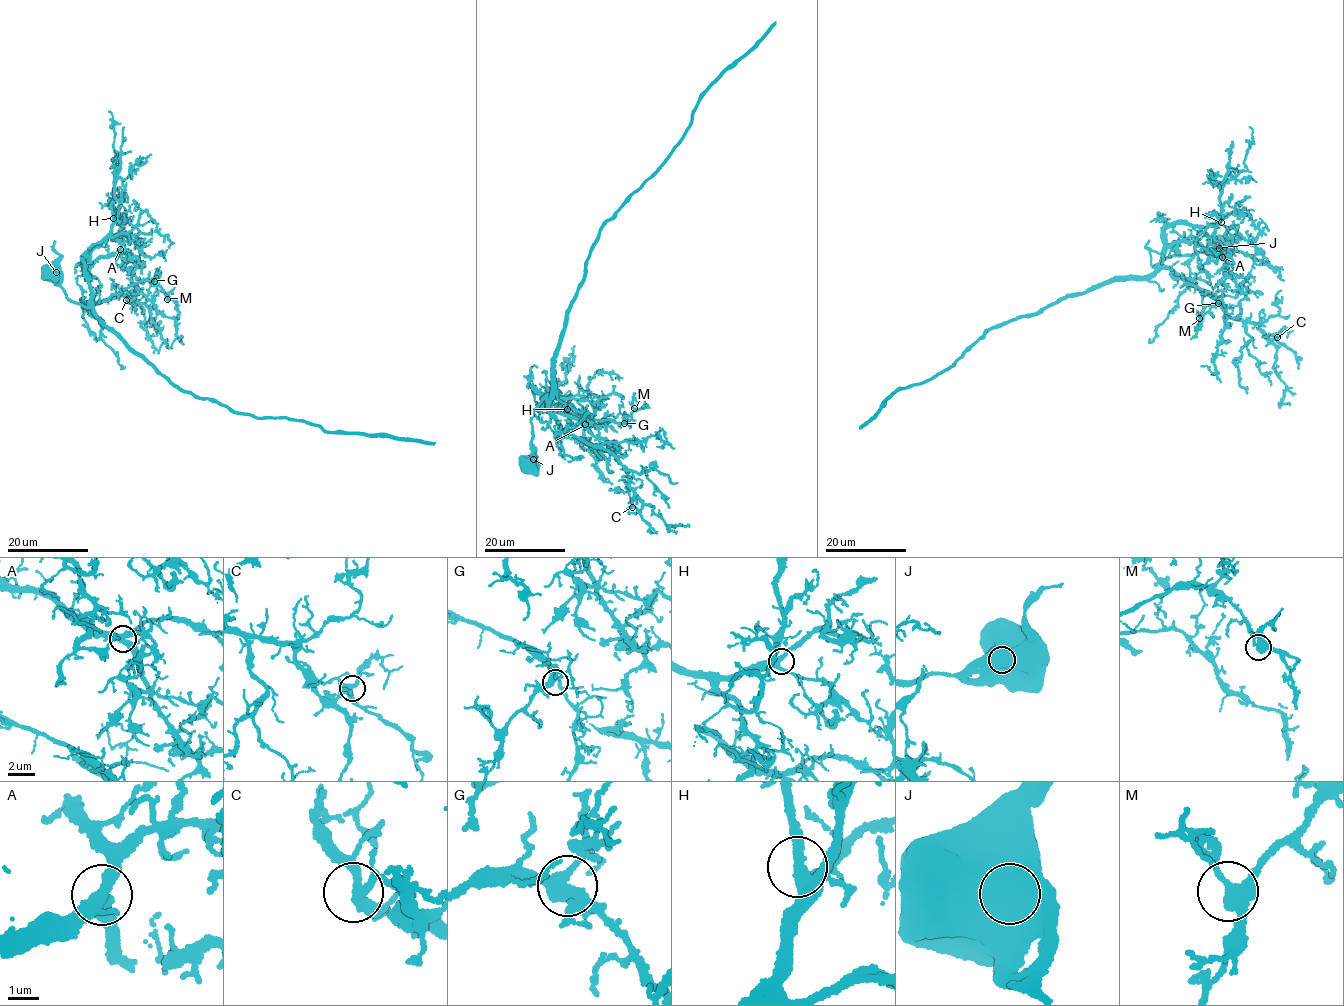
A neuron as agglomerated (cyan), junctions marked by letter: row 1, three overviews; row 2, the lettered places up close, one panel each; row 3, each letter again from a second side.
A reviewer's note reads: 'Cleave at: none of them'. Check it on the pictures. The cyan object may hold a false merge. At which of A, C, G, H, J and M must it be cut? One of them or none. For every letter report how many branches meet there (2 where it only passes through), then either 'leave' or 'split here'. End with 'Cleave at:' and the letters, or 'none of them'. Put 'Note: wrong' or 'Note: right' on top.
Note: right
A: 3 | leave
C: 3 | leave
G: 3 | leave
H: 3 | leave
J: 1 | leave
M: 3 | leave
Cleave at: none of them

